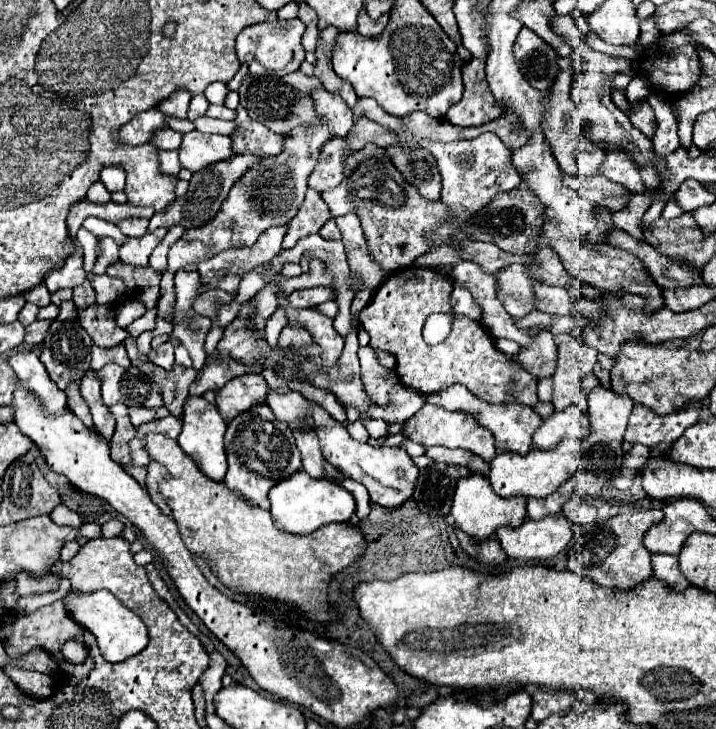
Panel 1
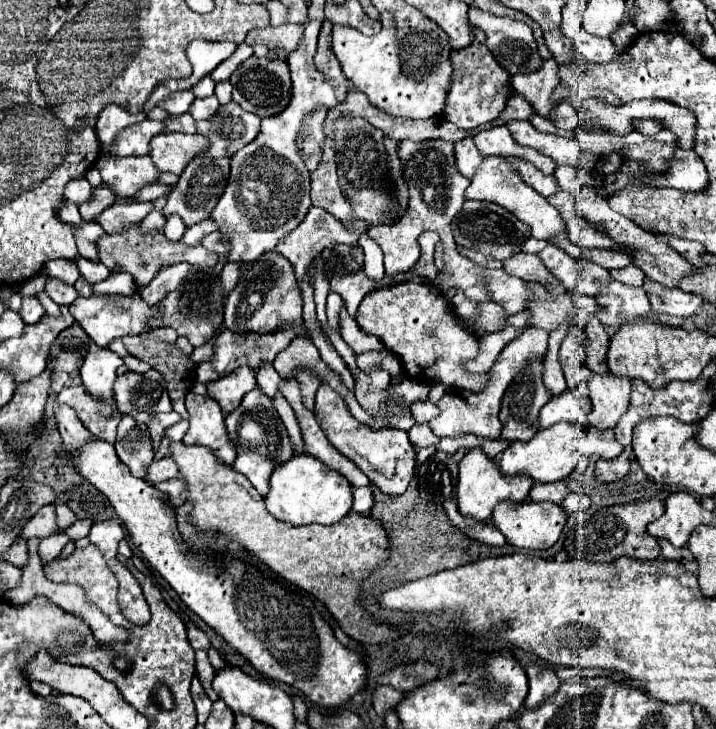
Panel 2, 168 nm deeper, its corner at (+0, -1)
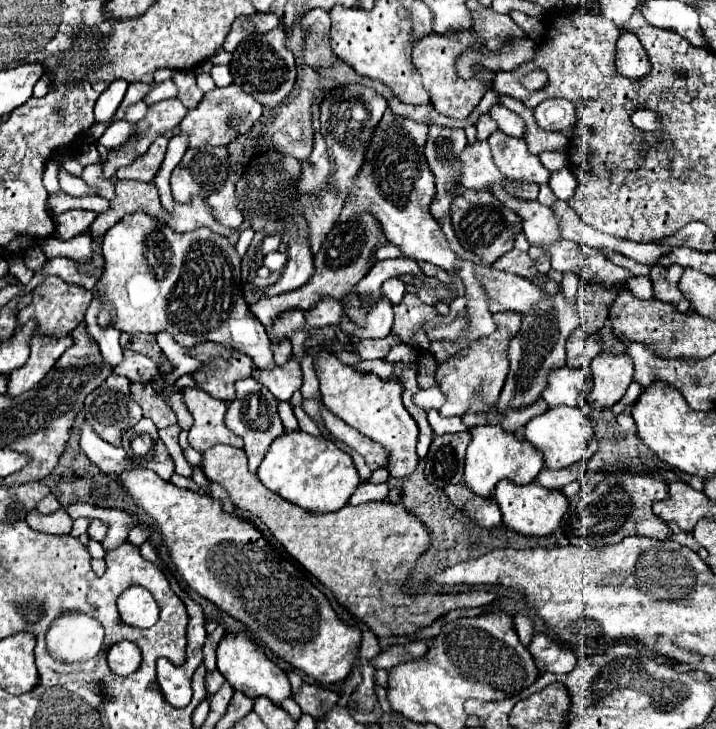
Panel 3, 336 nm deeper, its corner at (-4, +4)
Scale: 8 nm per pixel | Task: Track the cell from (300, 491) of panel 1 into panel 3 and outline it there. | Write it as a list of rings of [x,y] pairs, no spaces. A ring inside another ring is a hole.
[[[302,430],[286,432],[276,438],[256,474],[266,488],[312,512],[340,510],[344,504],[348,504],[348,498],[360,484],[350,454],[340,450],[334,442],[322,436],[310,436]]]

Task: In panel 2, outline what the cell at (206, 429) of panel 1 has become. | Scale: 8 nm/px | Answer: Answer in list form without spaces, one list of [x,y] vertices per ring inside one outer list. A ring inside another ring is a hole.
[[[188,393],[186,409],[190,415],[190,427],[184,435],[186,445],[204,445],[210,447],[212,453],[226,465],[232,465],[236,459],[236,449],[228,441],[228,433],[224,427],[224,417],[220,405],[204,395]]]

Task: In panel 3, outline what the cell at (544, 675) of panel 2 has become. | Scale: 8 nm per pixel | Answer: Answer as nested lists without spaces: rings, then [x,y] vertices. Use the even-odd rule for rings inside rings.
[[[536,634],[534,640],[530,642],[528,650],[534,656],[534,660],[542,672],[564,674],[564,672],[574,670],[574,666],[576,666],[576,652],[572,648],[552,640],[548,634]]]

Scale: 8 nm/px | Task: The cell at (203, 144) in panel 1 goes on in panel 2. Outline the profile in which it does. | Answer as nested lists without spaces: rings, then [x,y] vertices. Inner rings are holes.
[[[162,133],[152,139],[150,155],[158,171],[178,173],[198,155],[210,147],[210,139],[204,135],[184,135],[184,133]]]

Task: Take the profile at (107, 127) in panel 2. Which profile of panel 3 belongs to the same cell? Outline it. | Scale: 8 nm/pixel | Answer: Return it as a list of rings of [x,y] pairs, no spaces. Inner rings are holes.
[[[114,80],[112,86],[108,86],[108,90],[104,90],[96,102],[96,108],[94,108],[94,116],[96,116],[96,122],[106,122],[114,116],[116,108],[120,106],[124,94],[126,94],[126,88],[128,88],[128,82],[126,80]]]

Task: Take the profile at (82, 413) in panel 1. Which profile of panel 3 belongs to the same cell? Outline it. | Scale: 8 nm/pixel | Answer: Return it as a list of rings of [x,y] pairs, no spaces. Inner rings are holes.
[[[112,374],[100,388],[86,396],[84,408],[88,424],[112,446],[120,446],[124,430],[136,426],[142,418],[140,406],[130,396],[130,382]]]

